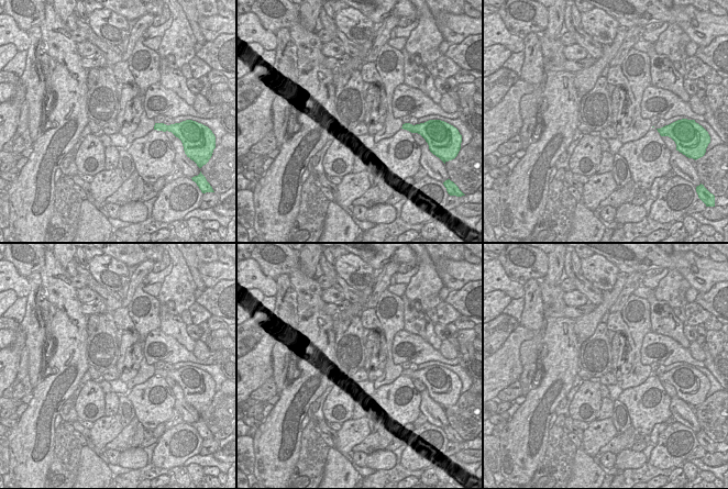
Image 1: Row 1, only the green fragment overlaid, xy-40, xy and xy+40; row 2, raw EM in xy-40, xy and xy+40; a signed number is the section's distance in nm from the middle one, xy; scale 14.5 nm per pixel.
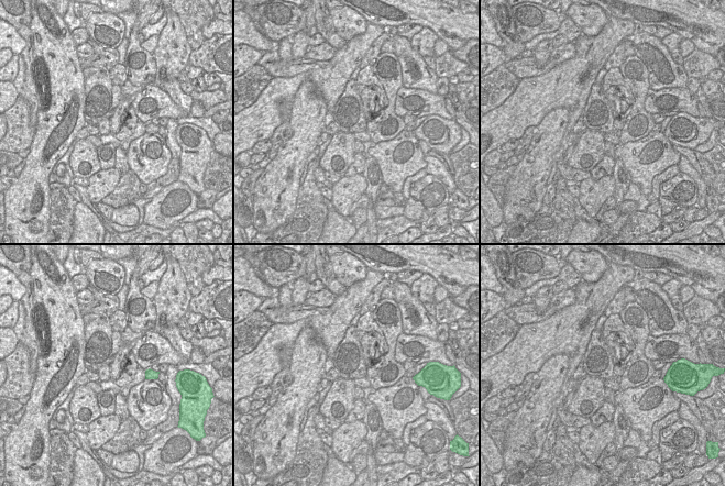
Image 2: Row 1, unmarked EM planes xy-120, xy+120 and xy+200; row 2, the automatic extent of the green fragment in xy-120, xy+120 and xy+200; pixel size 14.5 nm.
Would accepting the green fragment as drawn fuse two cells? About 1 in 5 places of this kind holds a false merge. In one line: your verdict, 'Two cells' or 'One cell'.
One cell.

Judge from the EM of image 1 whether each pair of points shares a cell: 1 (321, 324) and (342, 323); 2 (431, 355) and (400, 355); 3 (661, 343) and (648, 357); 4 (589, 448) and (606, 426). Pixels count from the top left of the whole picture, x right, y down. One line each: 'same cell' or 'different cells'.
1: different cells
2: same cell
3: same cell
4: same cell

